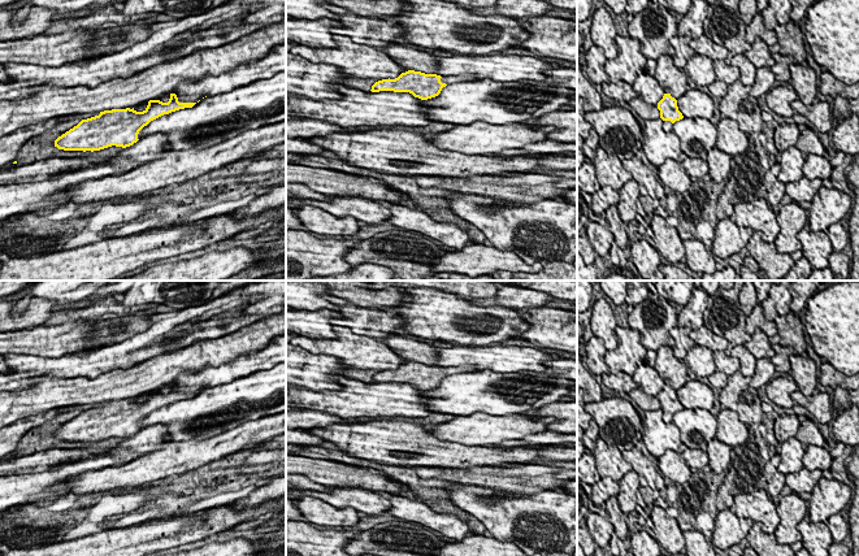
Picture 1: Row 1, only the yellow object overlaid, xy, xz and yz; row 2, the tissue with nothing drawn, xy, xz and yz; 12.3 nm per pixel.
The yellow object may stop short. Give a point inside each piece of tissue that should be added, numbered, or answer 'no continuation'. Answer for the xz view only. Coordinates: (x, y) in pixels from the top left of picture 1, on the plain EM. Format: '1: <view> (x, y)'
1: xz (448, 370)

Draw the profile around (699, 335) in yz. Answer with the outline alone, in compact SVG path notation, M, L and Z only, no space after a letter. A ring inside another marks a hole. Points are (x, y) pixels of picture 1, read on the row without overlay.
M702 325L697 330L691 330L689 336L695 344L706 346L712 351L725 351L728 348L728 342L711 330L708 330L704 325Z

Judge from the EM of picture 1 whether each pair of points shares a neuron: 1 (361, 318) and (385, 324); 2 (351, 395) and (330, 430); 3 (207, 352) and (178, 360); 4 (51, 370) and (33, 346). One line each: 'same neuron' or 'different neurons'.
1: same neuron
2: different neurons
3: same neuron
4: different neurons

